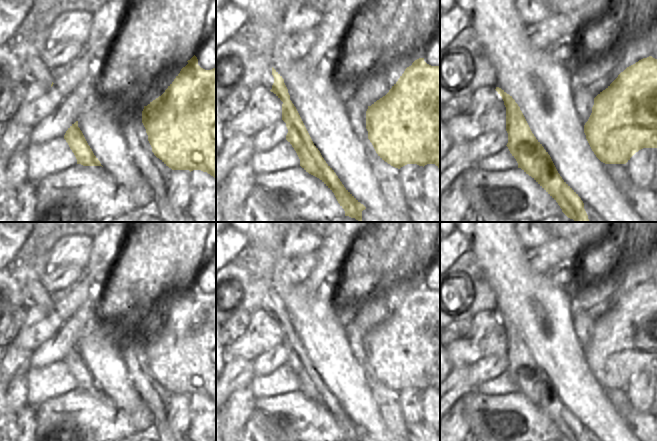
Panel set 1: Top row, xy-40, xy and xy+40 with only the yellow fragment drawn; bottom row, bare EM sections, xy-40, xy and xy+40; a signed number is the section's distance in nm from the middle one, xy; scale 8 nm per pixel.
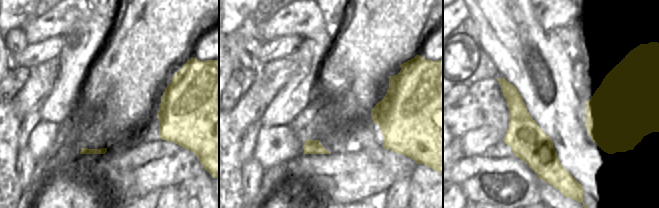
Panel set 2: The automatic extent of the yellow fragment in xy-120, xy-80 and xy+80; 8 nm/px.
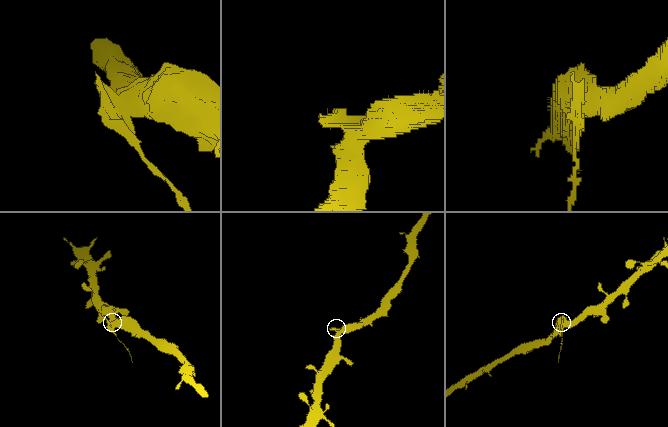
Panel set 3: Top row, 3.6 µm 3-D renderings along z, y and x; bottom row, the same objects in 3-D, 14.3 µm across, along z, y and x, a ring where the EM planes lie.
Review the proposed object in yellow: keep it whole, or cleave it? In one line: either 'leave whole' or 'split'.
split

